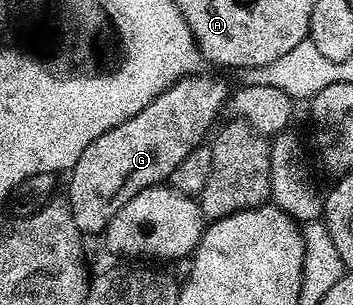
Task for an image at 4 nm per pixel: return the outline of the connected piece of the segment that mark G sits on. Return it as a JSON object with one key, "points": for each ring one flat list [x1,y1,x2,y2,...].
{"points":[[204,73,180,78,157,98,150,100,138,116,130,116,130,120,110,128,110,132,98,136,98,140,82,152,70,171,72,179,68,182,66,193,72,219,81,235,103,232,122,204,134,200,134,196,146,188,167,183,174,168,178,168,188,153,209,137,216,113,223,106,225,109,229,101,230,86,222,79,211,78]]}

